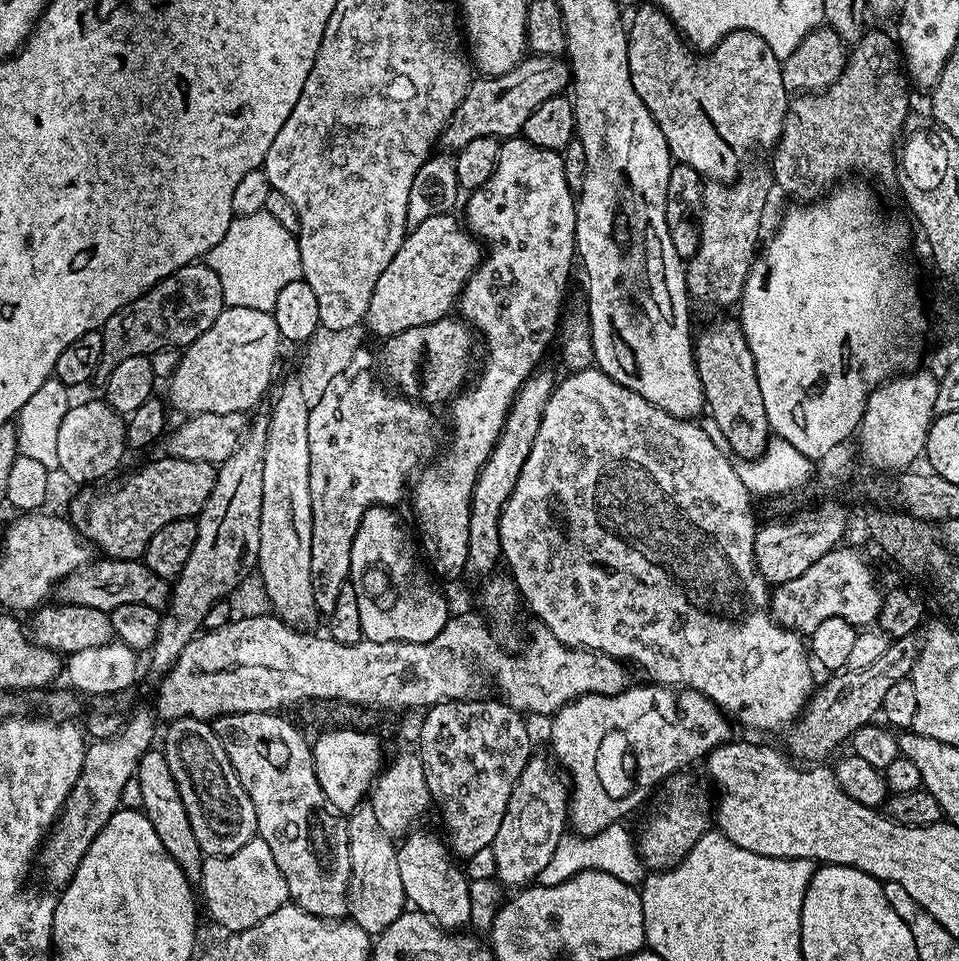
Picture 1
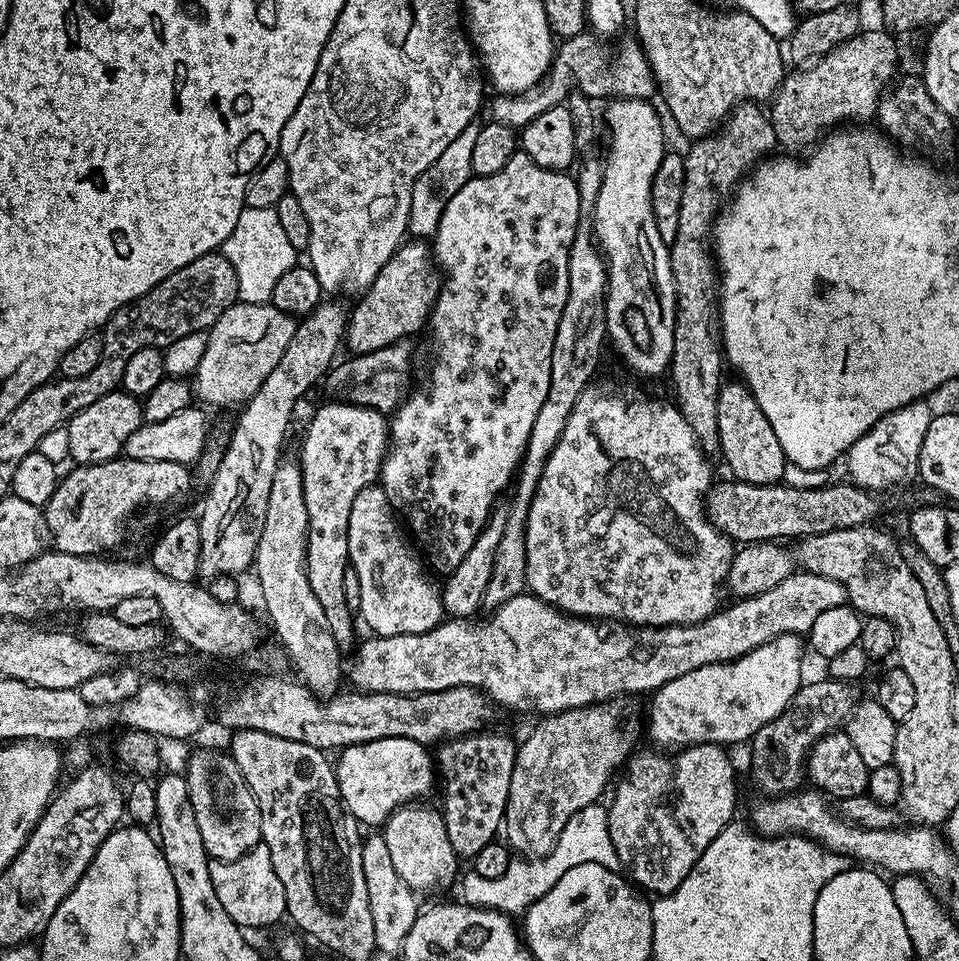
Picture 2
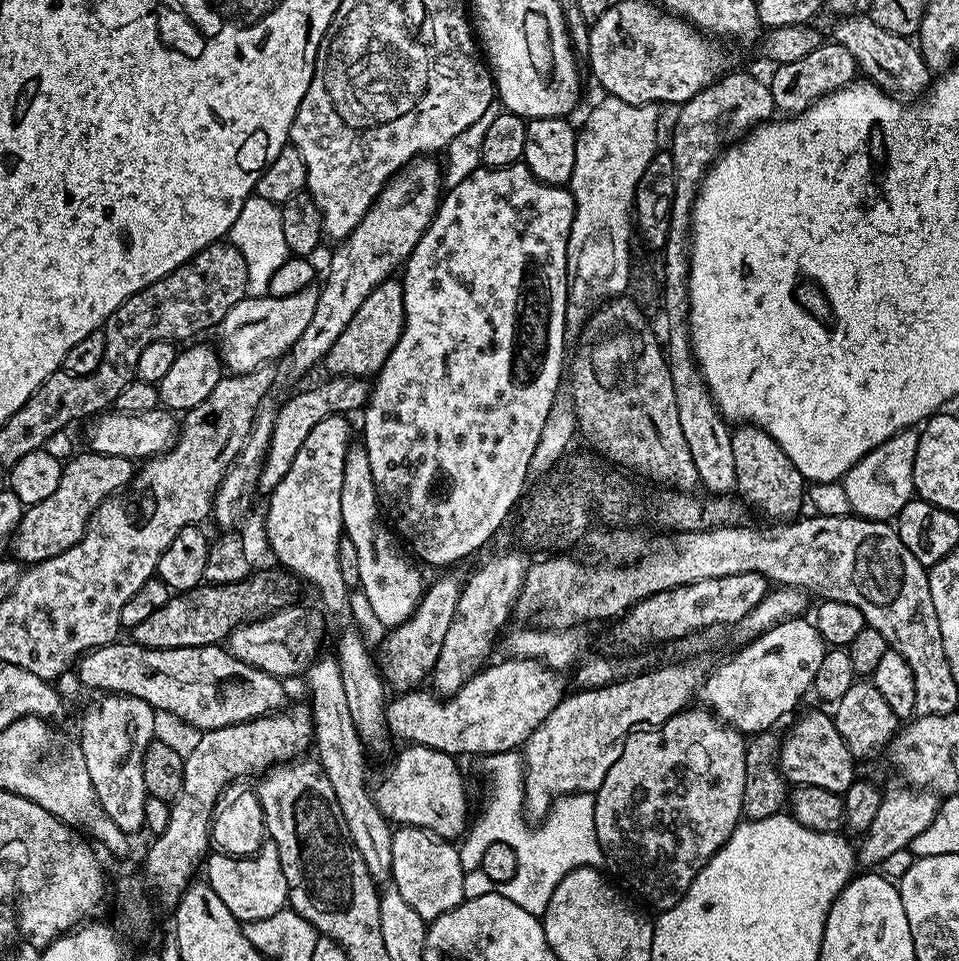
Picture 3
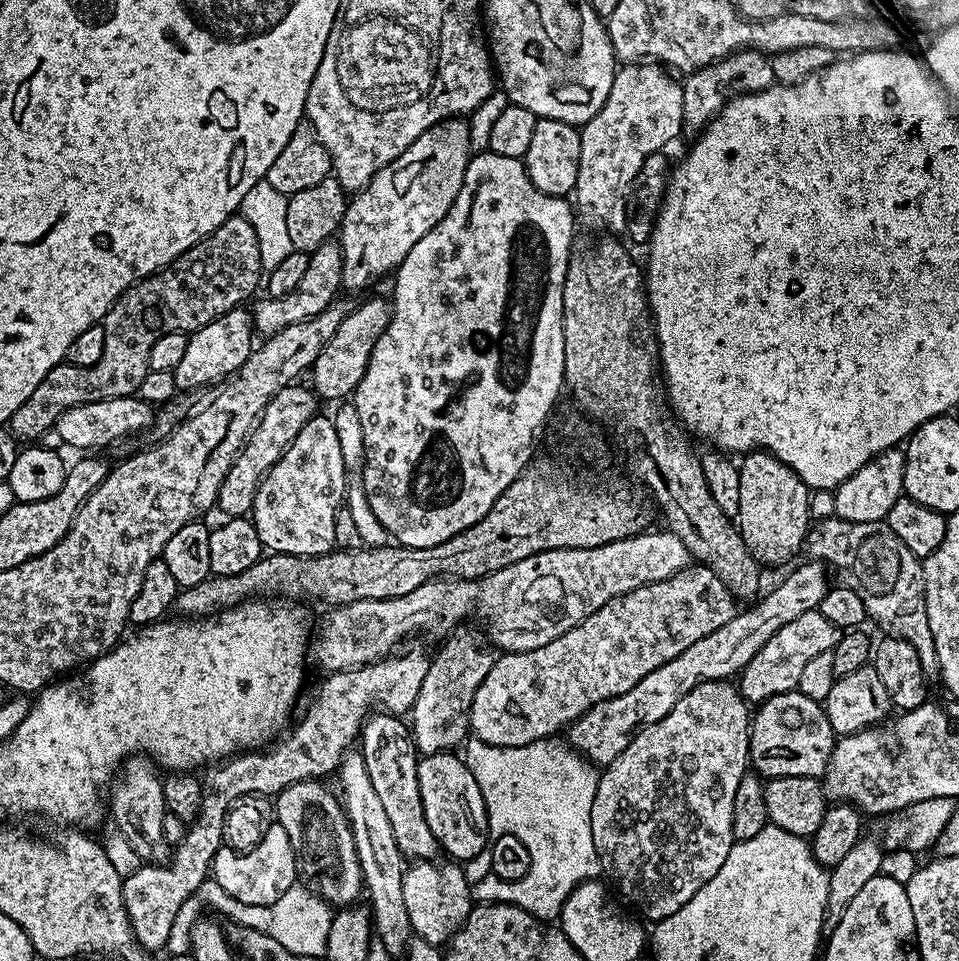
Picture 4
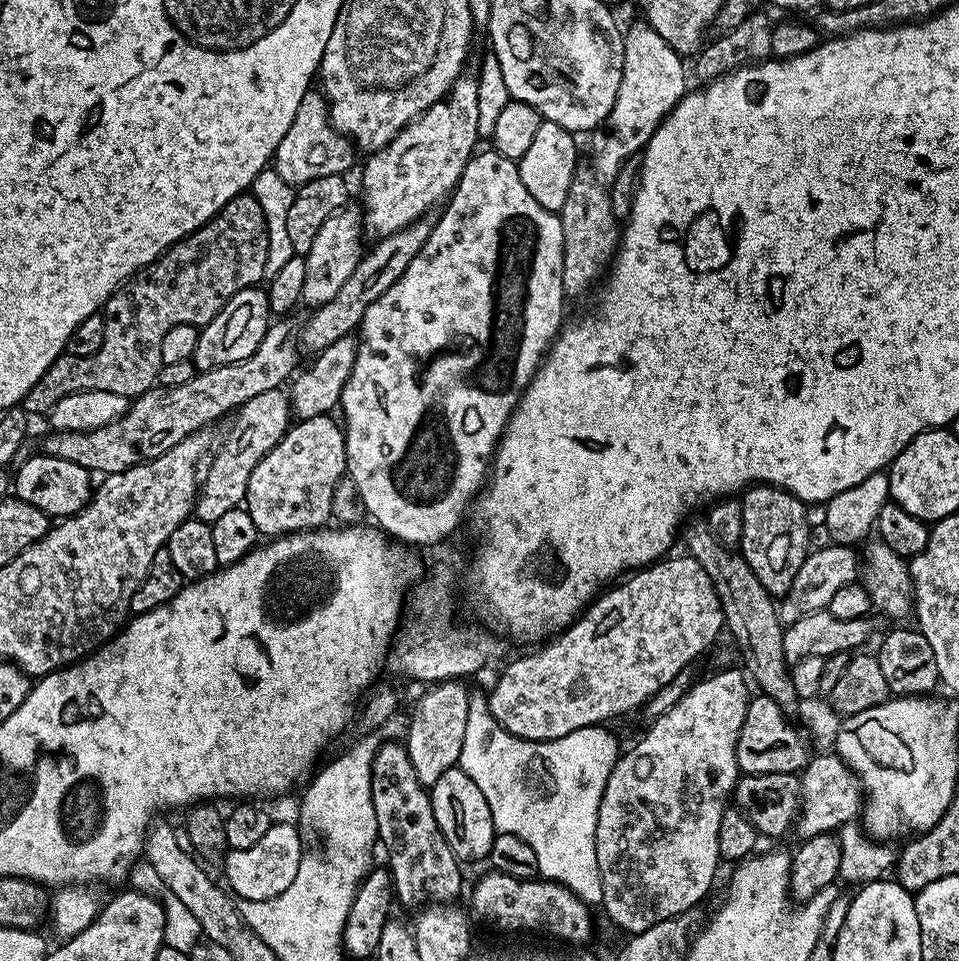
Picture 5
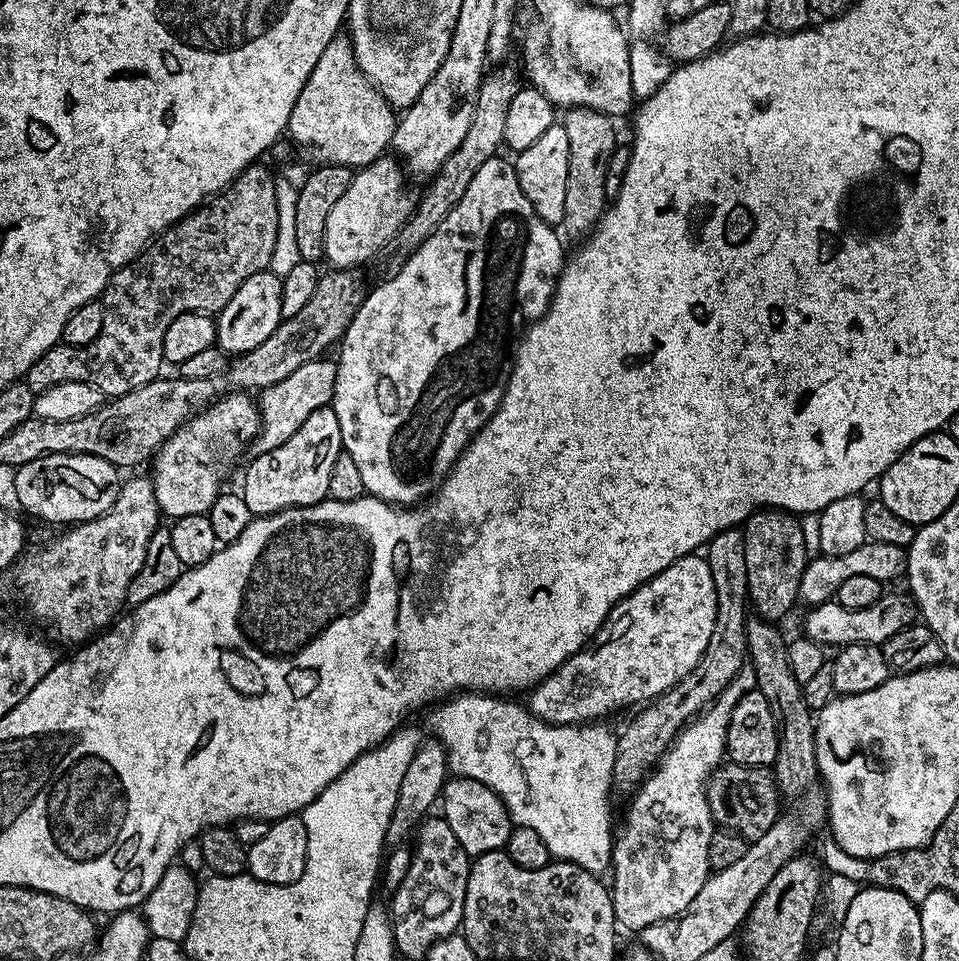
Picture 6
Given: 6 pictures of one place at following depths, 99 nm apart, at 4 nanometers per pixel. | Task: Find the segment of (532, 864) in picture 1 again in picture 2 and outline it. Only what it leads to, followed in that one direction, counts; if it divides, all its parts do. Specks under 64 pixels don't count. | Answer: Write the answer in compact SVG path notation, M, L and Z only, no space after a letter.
M616 697L574 710L547 713L519 743L502 825L511 851L529 859L548 856L566 822L578 810L602 798L614 770L623 767L635 749L638 722L632 718L632 703L627 697Z

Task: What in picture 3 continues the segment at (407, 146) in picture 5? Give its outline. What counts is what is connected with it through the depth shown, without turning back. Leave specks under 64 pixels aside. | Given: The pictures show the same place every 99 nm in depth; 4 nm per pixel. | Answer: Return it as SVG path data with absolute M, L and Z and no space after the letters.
M417 158L388 181L362 222L358 222L352 233L335 245L336 253L328 264L328 277L324 284L319 285L318 306L314 306L314 315L310 317L306 330L302 330L302 338L298 338L298 342L294 342L294 346L279 361L281 377L289 376L296 380L323 361L330 346L334 346L342 330L346 330L350 318L354 318L358 306L366 302L366 294L389 279L395 273L392 271L396 267L397 271L407 261L414 246L418 246L422 234L436 217L441 199L442 164L439 159Z

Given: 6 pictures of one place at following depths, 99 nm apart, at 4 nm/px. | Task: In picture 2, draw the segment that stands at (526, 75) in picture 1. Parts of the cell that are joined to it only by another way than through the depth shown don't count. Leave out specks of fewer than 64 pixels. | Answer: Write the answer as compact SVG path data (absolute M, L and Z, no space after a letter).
M583 31L578 35L565 37L558 51L552 57L552 66L544 79L530 90L515 94L500 94L492 104L491 119L497 124L505 124L513 130L522 130L538 114L554 106L564 104L572 92L579 91L592 100L597 98L648 100L655 95L655 80L651 76L648 60L644 56L638 40L630 37L616 50L614 59L600 54L601 41L595 33Z

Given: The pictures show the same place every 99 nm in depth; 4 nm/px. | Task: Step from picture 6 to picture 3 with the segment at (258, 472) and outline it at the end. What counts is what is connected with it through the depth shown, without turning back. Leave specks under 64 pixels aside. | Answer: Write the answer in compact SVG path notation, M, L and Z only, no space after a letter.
M340 414L327 416L310 430L286 478L282 478L267 497L268 517L264 520L264 532L277 562L285 564L293 577L301 576L306 583L313 584L320 595L319 607L329 617L337 616L340 620L352 612L352 600L348 597L350 587L342 582L338 568L338 544L344 530L340 501L342 478L348 445L354 440L344 420L347 419Z

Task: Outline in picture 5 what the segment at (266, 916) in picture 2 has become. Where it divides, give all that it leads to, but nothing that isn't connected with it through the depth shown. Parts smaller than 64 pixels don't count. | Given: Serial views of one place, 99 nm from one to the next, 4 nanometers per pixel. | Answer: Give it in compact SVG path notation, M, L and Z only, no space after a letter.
M272 823L270 830L266 830L266 835L254 842L254 846L246 850L233 848L224 856L222 868L225 878L228 879L227 887L240 900L265 900L282 894L282 890L286 890L286 886L294 882L294 874L298 874L305 847L302 833L295 823Z

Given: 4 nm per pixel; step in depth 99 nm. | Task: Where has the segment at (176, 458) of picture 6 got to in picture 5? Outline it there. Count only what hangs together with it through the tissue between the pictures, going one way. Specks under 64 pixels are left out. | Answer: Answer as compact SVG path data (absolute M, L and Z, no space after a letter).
M283 387L266 390L250 398L235 413L236 421L232 424L232 437L228 440L228 448L224 448L216 457L211 457L212 465L208 473L203 473L198 484L196 503L194 505L195 519L213 524L218 521L226 510L241 507L248 498L248 483L250 474L254 474L254 466L278 446L278 442L288 432L293 423L292 402L289 393Z

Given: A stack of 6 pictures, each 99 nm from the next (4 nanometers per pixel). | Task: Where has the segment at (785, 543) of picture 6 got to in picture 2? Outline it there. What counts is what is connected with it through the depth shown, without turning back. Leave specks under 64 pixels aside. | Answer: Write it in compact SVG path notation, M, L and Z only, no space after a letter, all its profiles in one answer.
M721 383L718 394L718 438L720 439L719 455L724 456L733 477L747 484L772 485L784 479L786 457L774 434L774 426L762 414L762 406L754 398L747 384Z

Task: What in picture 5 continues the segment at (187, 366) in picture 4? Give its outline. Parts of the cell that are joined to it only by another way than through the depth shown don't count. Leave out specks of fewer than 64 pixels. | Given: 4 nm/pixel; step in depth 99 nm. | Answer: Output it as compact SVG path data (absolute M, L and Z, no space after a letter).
M257 286L238 290L230 302L218 313L209 324L200 328L198 346L194 346L191 361L199 371L205 372L218 366L226 366L234 362L242 362L258 350L262 338L268 333L270 313L268 310L268 294L263 287Z

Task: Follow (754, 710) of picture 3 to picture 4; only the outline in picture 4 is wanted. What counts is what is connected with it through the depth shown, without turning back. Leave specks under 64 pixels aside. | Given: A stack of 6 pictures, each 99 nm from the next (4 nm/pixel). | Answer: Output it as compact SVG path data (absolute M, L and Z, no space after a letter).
M818 610L794 618L794 622L782 626L782 630L778 630L778 634L774 634L770 642L766 642L766 646L762 646L762 650L758 650L754 658L750 658L750 662L738 677L740 695L749 705L759 706L776 694L797 691L798 678L802 678L803 668L817 654L826 654L831 652L834 646L838 646L841 635L842 629L822 618Z

